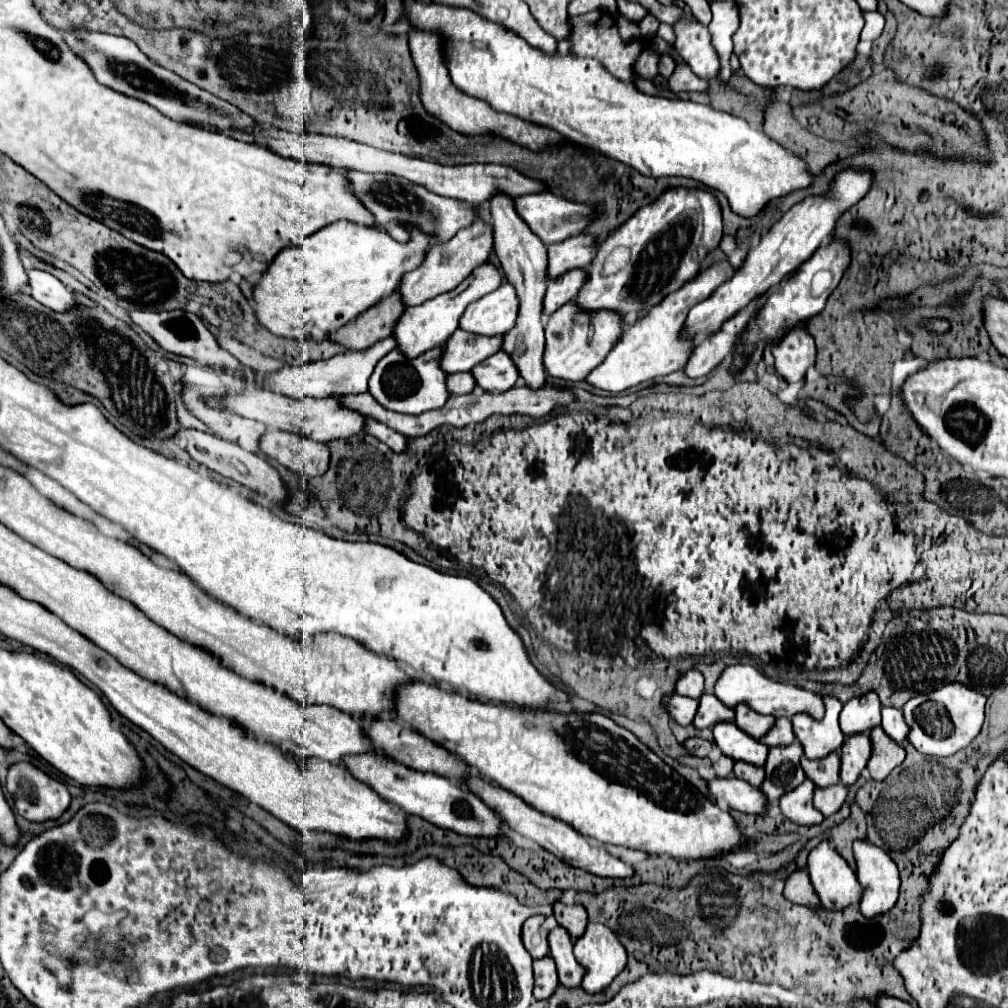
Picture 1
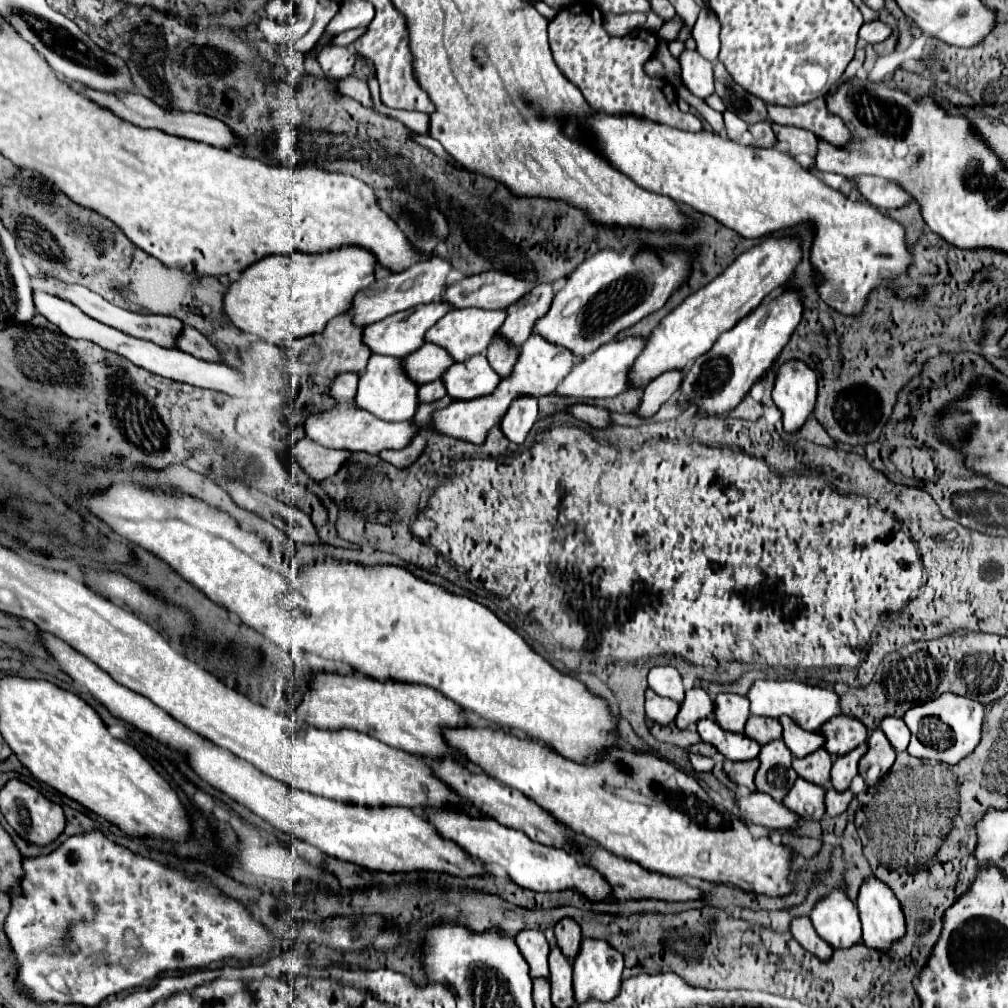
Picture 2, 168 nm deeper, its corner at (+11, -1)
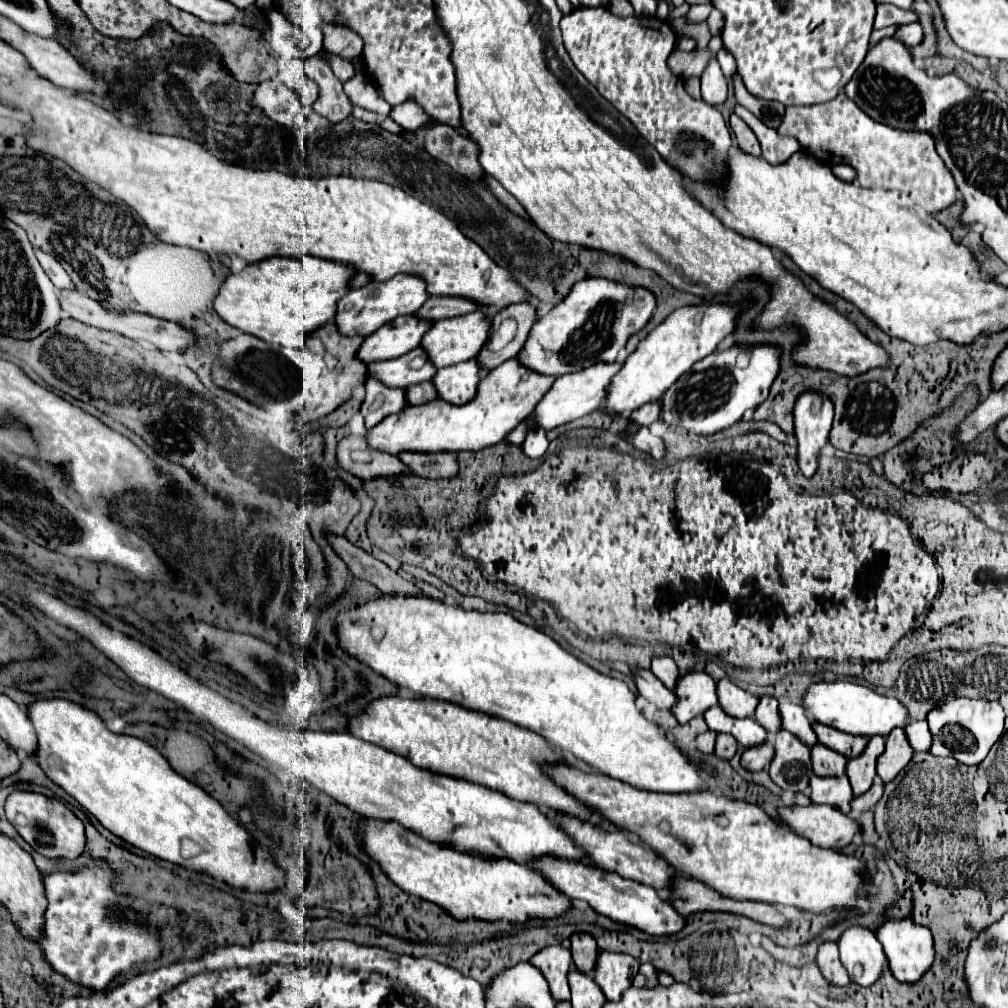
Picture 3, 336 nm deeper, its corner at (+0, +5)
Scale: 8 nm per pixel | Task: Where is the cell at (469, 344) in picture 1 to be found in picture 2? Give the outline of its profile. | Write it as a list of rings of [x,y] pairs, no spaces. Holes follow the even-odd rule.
[[[424,344],[404,358],[404,372],[408,372],[408,376],[412,376],[412,380],[422,386],[432,380],[438,380],[452,364],[454,360],[444,348],[436,344]]]

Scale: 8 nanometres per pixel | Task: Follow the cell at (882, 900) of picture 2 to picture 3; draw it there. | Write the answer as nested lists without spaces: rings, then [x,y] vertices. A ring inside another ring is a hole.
[[[911,916],[907,918],[887,918],[875,930],[879,942],[883,944],[885,956],[889,960],[889,968],[901,982],[917,982],[933,962],[933,938],[927,926],[917,924]]]

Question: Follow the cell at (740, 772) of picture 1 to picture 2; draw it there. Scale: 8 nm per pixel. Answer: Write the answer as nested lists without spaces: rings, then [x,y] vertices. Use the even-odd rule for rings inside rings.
[[[726,760],[724,762],[724,772],[728,774],[728,778],[740,786],[746,786],[750,790],[754,790],[754,774],[758,770],[760,760],[746,760],[746,762],[734,762],[734,760]]]

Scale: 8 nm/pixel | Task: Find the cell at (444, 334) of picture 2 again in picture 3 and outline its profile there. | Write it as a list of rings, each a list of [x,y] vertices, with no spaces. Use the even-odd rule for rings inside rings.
[[[477,310],[471,314],[463,314],[463,316],[455,316],[455,318],[443,318],[443,320],[435,322],[431,326],[431,330],[427,332],[427,336],[423,338],[421,346],[427,350],[431,362],[437,368],[443,368],[449,364],[465,362],[467,358],[475,358],[479,354],[479,350],[485,346],[485,342],[489,340],[489,332],[491,332],[489,318]]]

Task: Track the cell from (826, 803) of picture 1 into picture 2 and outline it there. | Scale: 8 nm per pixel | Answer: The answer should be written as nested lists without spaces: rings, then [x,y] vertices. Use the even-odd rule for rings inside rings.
[[[830,788],[828,794],[826,794],[826,814],[828,816],[838,816],[838,814],[846,812],[846,808],[852,802],[852,798],[854,798],[854,792],[852,790],[836,792],[834,788]]]

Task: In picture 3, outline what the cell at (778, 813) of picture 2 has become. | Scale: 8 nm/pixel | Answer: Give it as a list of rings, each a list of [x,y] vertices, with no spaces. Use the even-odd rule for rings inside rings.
[[[825,804],[781,806],[777,812],[793,832],[821,848],[839,850],[847,846],[859,832],[859,826],[853,818],[847,818],[839,810]]]

